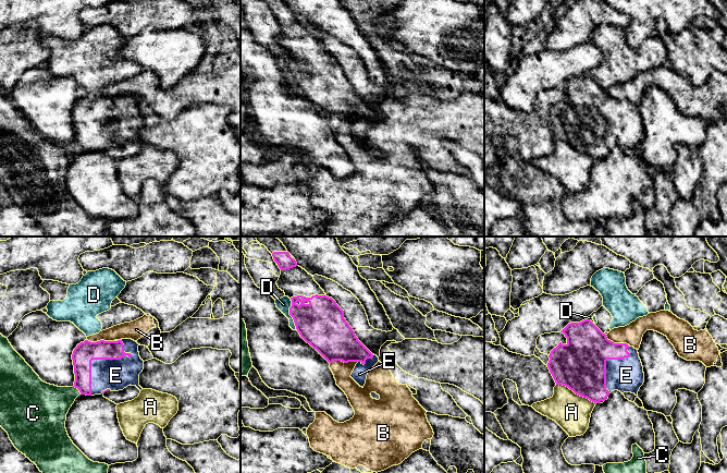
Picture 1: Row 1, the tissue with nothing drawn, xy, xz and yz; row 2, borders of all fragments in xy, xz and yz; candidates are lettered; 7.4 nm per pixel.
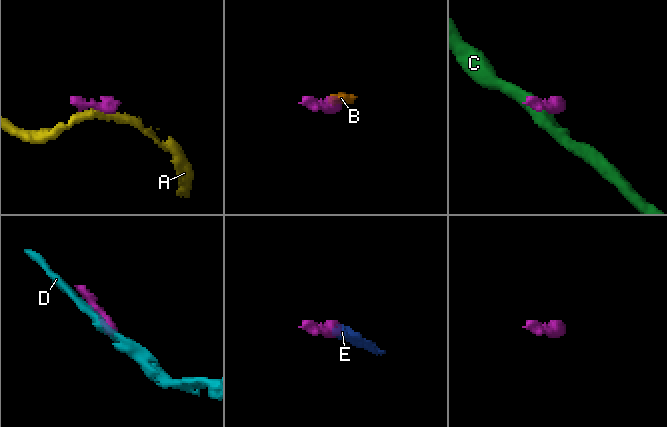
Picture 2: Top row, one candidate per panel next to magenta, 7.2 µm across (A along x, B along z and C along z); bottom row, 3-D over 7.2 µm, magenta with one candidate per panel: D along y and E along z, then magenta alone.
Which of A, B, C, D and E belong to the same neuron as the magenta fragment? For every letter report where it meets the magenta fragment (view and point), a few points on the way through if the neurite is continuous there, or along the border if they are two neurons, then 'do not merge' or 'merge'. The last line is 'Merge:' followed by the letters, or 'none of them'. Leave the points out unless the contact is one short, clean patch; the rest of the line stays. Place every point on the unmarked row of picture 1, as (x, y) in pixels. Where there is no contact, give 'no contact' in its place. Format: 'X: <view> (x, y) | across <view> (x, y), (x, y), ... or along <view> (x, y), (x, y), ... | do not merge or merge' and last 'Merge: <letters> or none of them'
A: yz (576, 149) | do not merge
B: xz (343, 117) | along xz (357, 117), (333, 117), (330, 120) | do not merge
C: xy (77, 144) | along xy (73, 142), (81, 149) | do not merge
D: xz (290, 70) | do not merge
E: xy (98, 114) | merge
Merge: E

